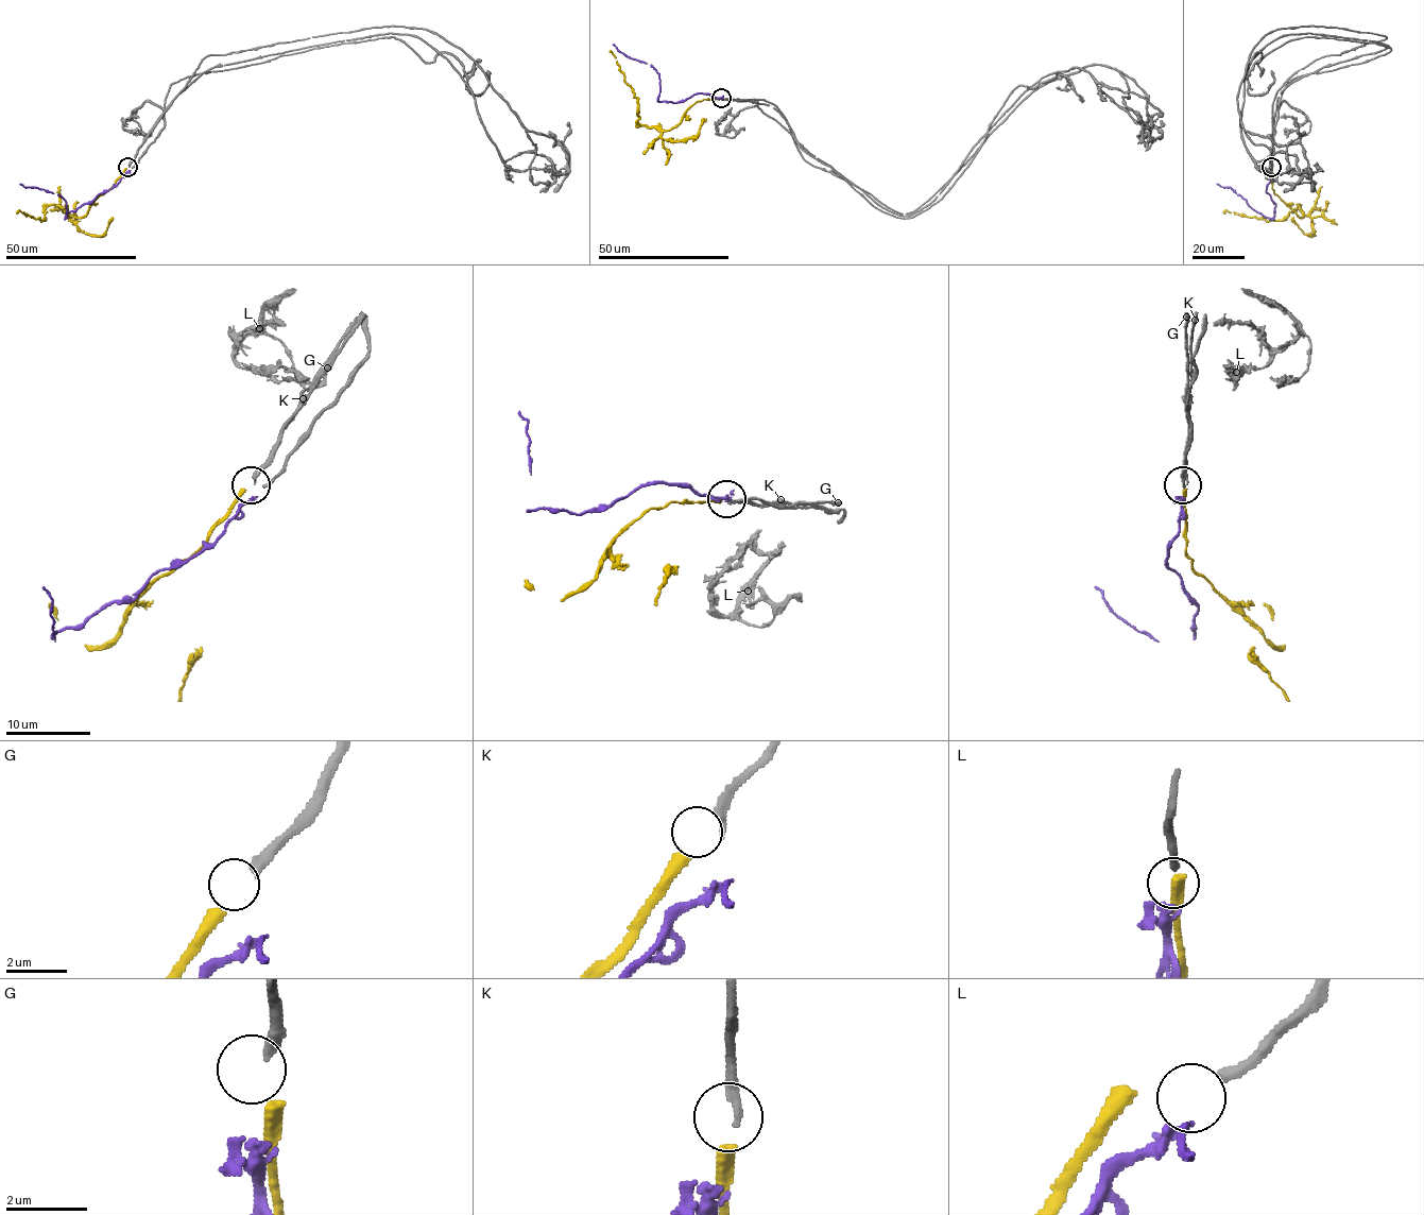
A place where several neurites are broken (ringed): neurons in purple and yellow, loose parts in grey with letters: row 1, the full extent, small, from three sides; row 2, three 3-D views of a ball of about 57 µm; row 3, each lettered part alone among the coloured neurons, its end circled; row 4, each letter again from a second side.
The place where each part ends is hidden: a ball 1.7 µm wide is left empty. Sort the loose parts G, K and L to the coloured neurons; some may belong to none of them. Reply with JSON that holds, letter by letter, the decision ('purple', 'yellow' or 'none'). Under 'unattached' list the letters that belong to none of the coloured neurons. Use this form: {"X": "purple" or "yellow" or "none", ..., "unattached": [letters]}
{"G": "none", "K": "yellow", "L": "purple", "unattached": ["G"]}

